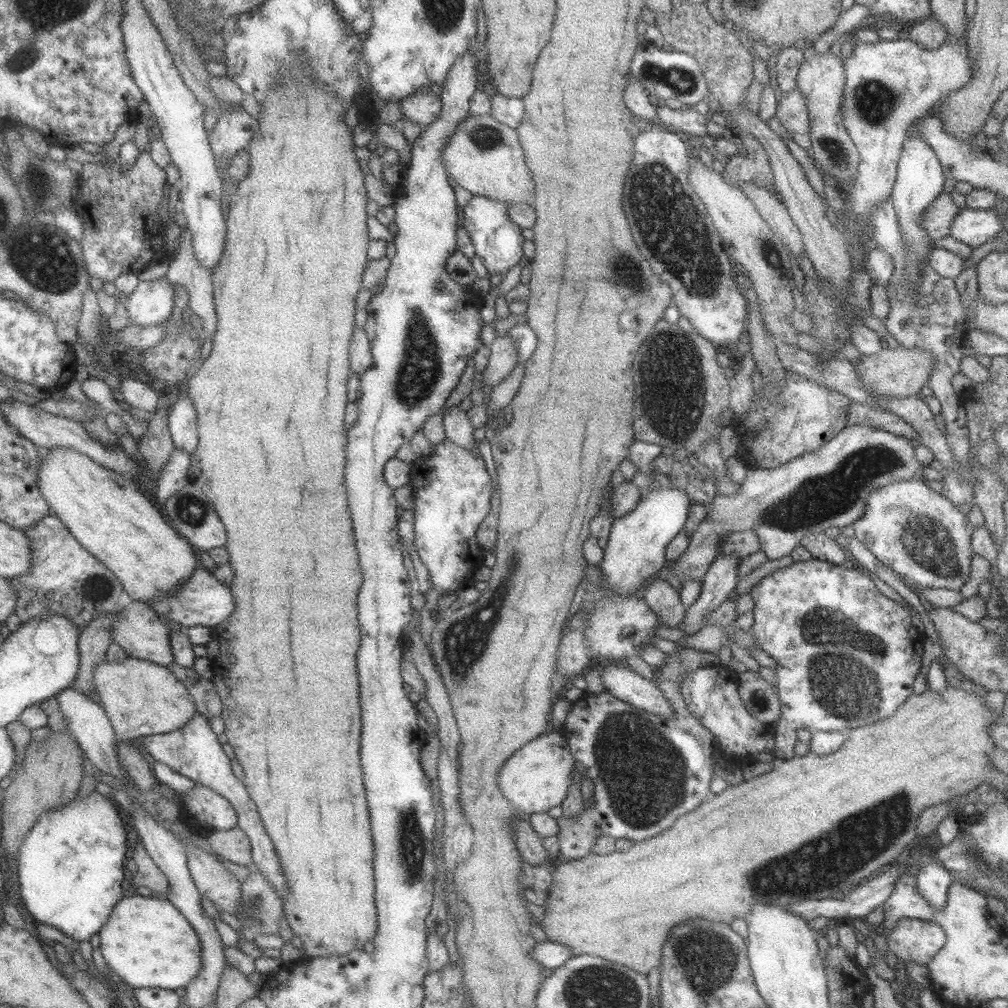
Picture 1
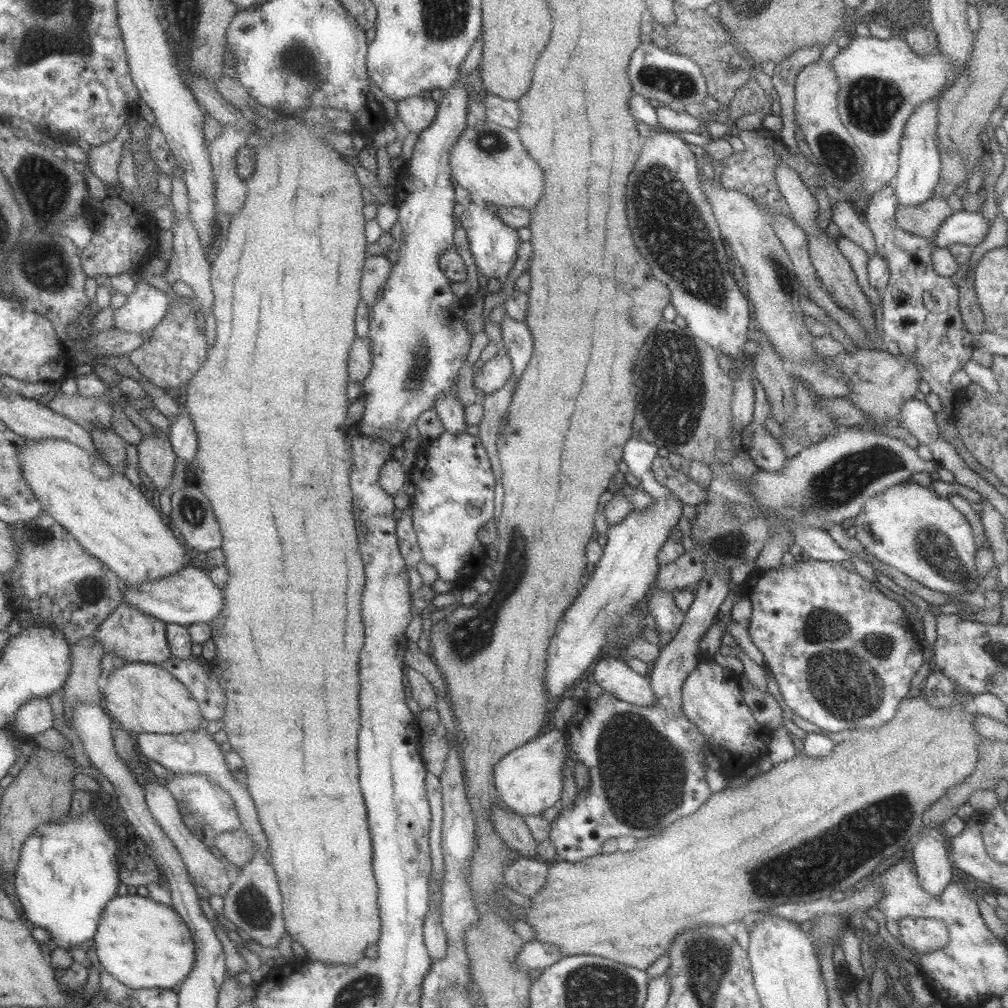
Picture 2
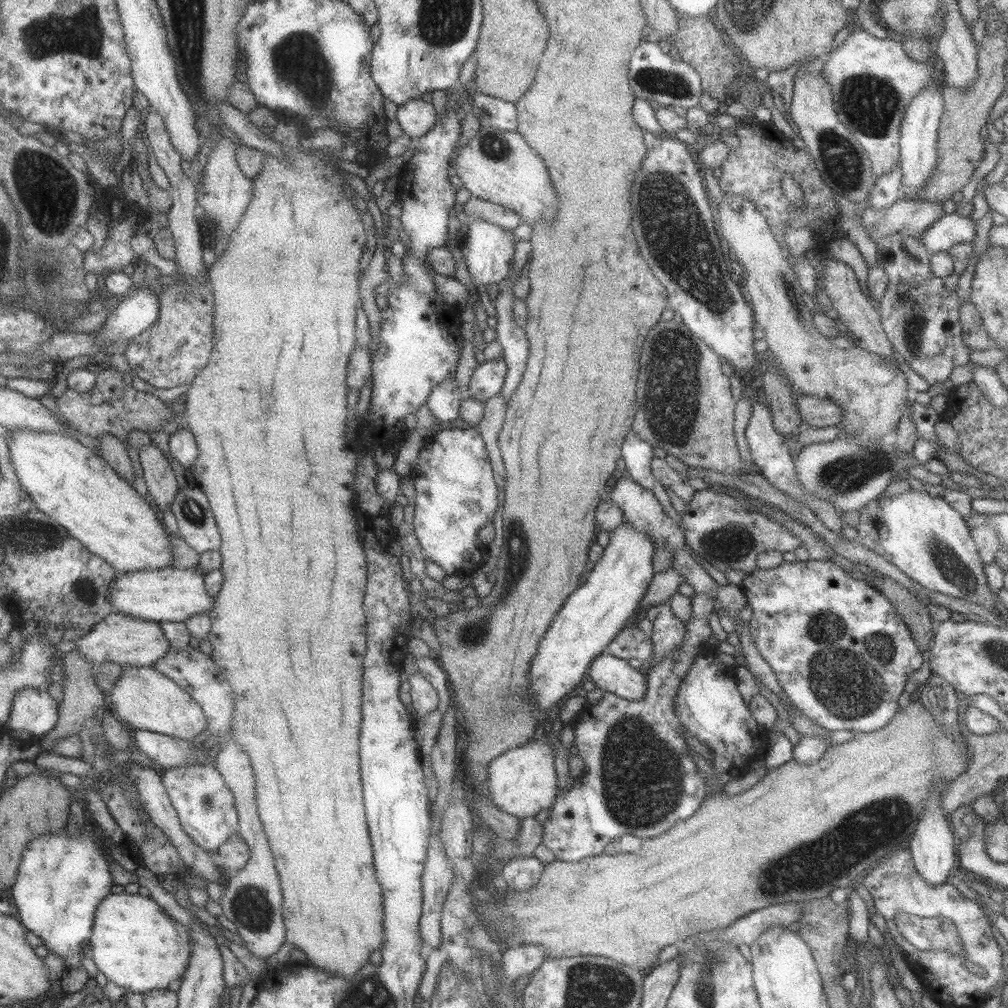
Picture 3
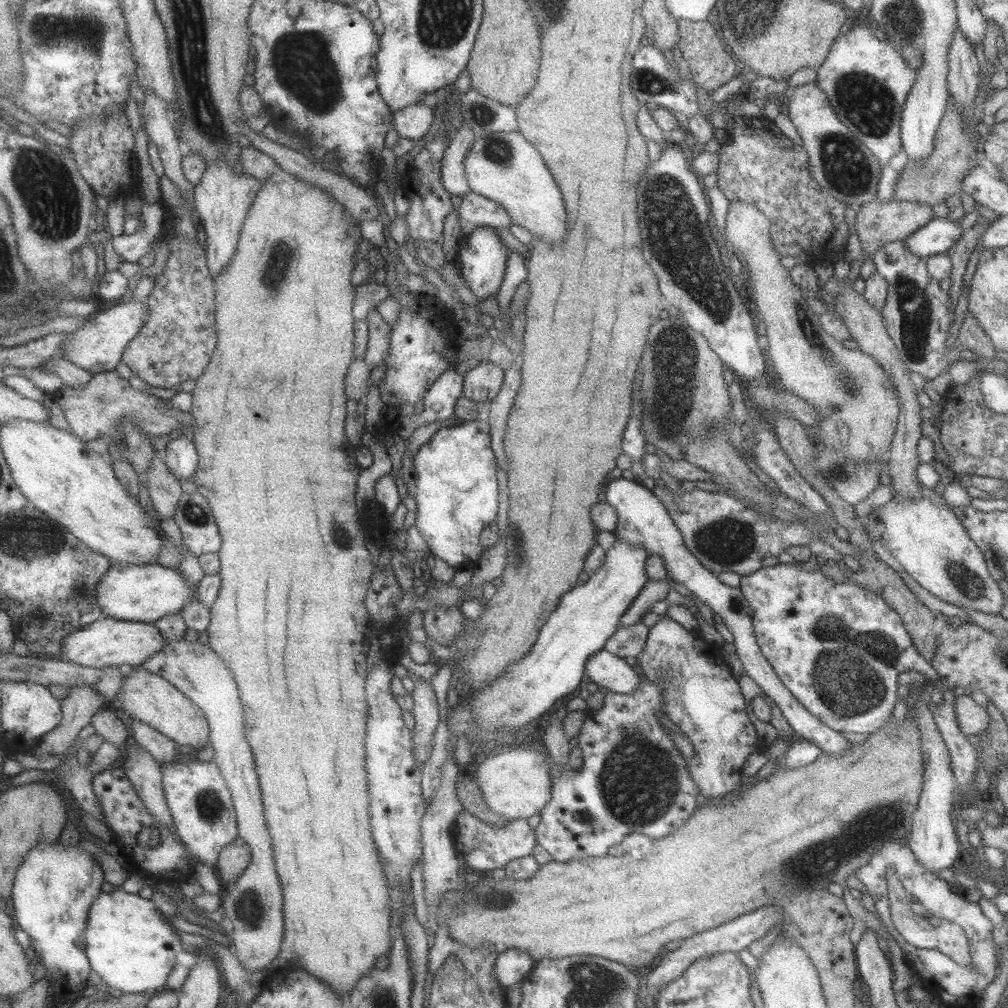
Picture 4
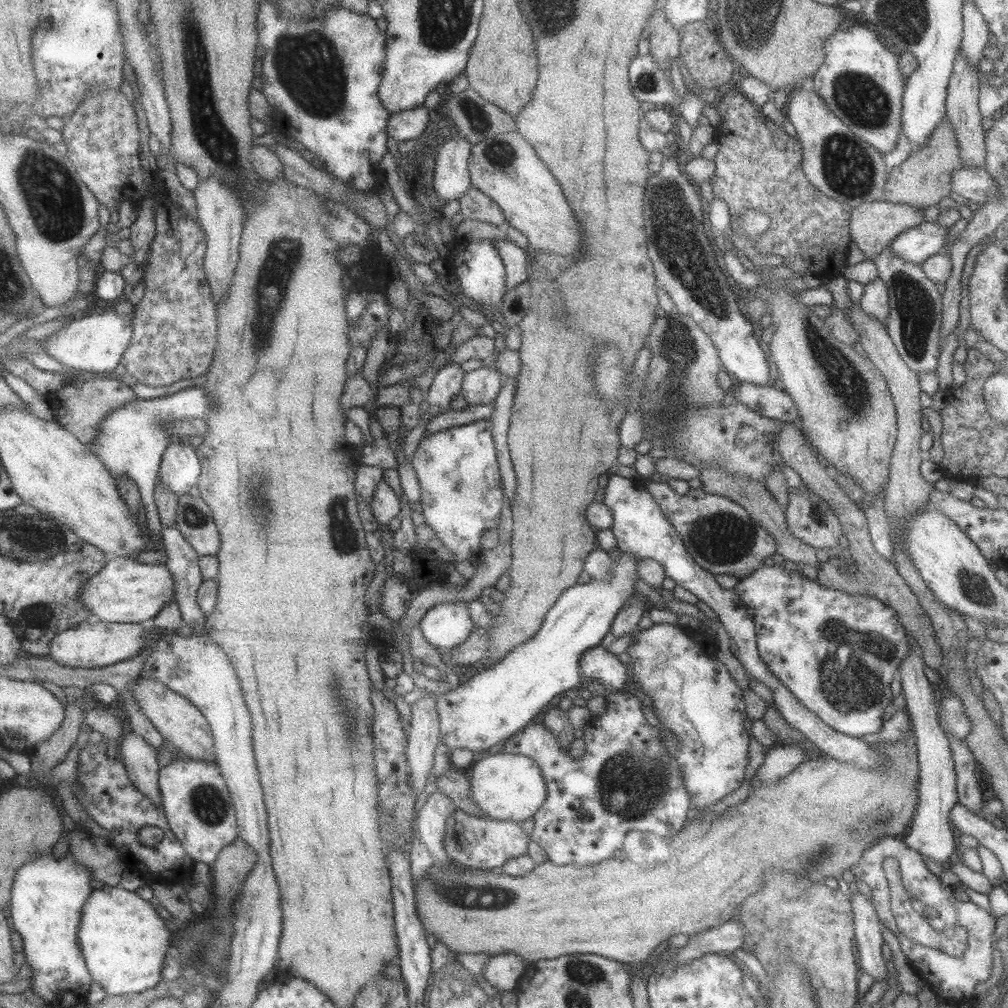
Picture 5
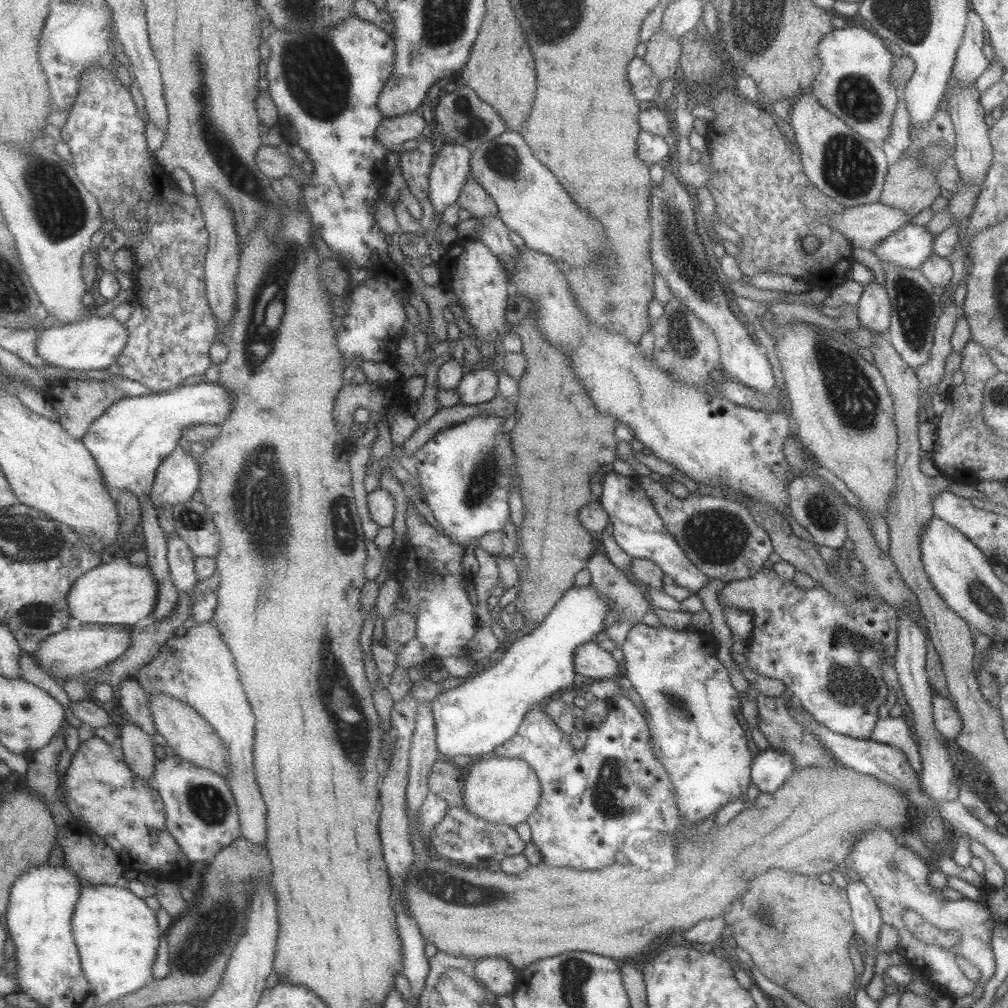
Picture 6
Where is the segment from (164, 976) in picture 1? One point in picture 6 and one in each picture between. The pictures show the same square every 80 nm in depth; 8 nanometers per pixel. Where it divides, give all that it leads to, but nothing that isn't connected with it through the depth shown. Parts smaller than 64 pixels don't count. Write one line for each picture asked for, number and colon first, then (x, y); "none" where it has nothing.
2: (143, 944)
3: (135, 944)
4: (131, 947)
5: (123, 940)
6: (116, 933)

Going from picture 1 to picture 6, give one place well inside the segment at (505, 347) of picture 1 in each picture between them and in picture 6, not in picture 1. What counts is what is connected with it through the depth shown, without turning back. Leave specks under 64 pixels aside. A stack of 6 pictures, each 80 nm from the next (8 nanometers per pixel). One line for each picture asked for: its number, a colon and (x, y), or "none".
2: (494, 372)
3: (486, 379)
4: (480, 384)
5: (480, 386)
6: (475, 387)

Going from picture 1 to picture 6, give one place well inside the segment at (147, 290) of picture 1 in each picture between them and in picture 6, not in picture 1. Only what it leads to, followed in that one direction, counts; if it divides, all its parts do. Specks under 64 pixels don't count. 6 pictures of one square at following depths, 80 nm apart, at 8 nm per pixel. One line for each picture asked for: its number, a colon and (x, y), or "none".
2: (145, 307)
3: (137, 311)
4: (97, 345)
5: (95, 343)
6: (94, 344)

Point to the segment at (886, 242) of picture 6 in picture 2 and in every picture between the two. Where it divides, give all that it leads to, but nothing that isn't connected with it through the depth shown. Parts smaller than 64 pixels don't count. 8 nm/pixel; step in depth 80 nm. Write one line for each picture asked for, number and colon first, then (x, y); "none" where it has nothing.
2: (969, 228)
3: (950, 229)
4: (935, 237)
5: (914, 245)

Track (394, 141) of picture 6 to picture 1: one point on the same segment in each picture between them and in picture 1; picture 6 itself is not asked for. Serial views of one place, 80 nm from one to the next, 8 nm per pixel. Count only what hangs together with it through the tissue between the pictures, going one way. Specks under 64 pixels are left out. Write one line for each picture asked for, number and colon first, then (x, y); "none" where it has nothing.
1: (422, 109)
2: (416, 113)
3: (415, 117)
4: (411, 122)
5: (408, 124)

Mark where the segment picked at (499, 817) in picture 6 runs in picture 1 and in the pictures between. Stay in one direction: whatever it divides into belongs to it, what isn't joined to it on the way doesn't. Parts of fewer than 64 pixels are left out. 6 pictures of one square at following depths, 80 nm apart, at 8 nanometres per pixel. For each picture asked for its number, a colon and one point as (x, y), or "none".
1: (536, 777)
2: (528, 780)
3: (521, 781)
4: (514, 783)
5: (509, 787)

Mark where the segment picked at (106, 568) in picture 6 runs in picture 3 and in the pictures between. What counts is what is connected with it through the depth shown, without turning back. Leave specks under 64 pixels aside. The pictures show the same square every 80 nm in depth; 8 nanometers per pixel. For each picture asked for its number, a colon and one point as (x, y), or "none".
3: (167, 594)
4: (145, 593)
5: (125, 591)

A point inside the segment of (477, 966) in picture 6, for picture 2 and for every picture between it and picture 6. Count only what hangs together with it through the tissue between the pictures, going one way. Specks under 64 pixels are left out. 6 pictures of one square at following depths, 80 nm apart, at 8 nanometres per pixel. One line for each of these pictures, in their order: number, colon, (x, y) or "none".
2: (532, 954)
3: (514, 962)
4: (510, 966)
5: (501, 971)

